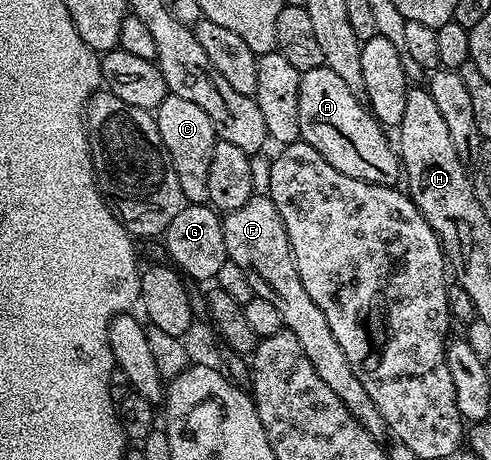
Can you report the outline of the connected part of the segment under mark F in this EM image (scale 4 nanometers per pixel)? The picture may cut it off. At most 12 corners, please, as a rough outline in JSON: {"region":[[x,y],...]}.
{"region":[[254,194],[228,258],[282,314],[318,378],[371,436],[388,424],[298,278],[282,214]]}

